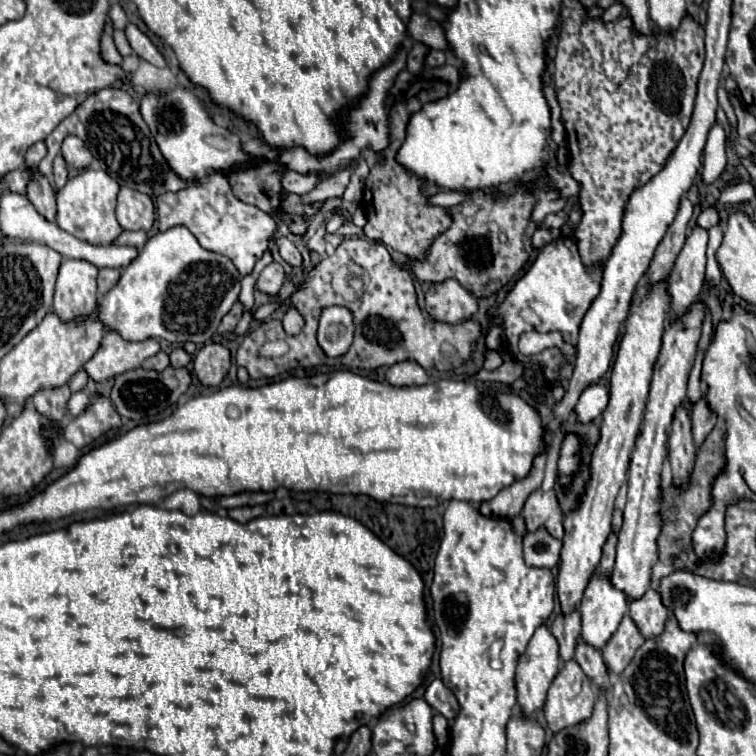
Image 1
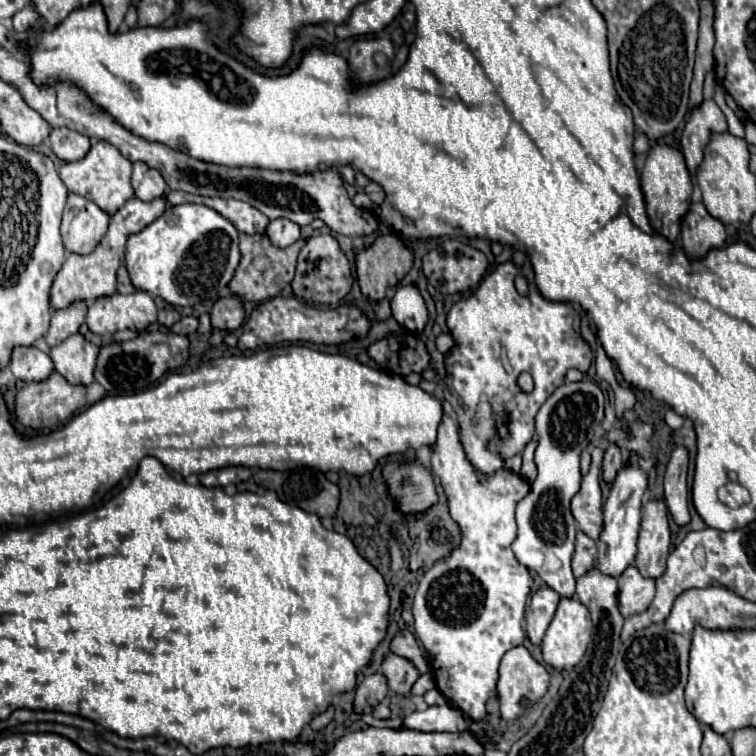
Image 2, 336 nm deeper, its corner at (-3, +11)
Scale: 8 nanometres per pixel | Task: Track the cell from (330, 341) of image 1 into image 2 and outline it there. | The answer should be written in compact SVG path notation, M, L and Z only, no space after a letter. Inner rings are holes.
M176 205L154 223L128 237L126 269L138 291L164 299L172 307L210 307L228 293L228 283L238 269L240 249L236 227L204 205Z

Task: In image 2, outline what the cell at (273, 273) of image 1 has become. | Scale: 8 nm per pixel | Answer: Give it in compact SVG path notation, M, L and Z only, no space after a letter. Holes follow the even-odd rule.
M276 219L276 221L270 221L270 225L266 229L266 235L270 237L274 247L286 249L294 241L300 239L300 227L292 221L288 221L288 219Z

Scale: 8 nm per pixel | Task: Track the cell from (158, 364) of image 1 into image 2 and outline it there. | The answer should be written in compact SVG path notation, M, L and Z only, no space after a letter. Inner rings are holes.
M162 309L160 313L158 313L158 323L162 325L162 327L166 327L166 329L170 329L176 321L180 319L180 315L178 315L178 311L176 309Z

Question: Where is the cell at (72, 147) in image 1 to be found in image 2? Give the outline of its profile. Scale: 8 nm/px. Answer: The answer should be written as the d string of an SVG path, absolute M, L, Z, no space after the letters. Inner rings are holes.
M68 127L52 129L50 143L54 155L62 161L80 161L90 151L90 139Z

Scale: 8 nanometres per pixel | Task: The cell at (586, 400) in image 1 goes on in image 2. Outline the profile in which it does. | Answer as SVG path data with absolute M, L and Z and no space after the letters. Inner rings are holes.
M594 381L560 385L536 415L540 441L534 461L538 465L538 477L530 485L530 493L516 507L518 537L512 543L512 551L522 565L536 571L560 597L576 597L576 579L570 569L576 521L570 513L570 499L580 489L580 453L592 441L602 419L604 393Z

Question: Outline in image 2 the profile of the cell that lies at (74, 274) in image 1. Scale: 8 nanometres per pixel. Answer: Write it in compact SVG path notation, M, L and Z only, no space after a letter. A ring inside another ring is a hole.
M68 195L62 217L62 241L68 253L92 253L108 229L110 217L86 197Z

